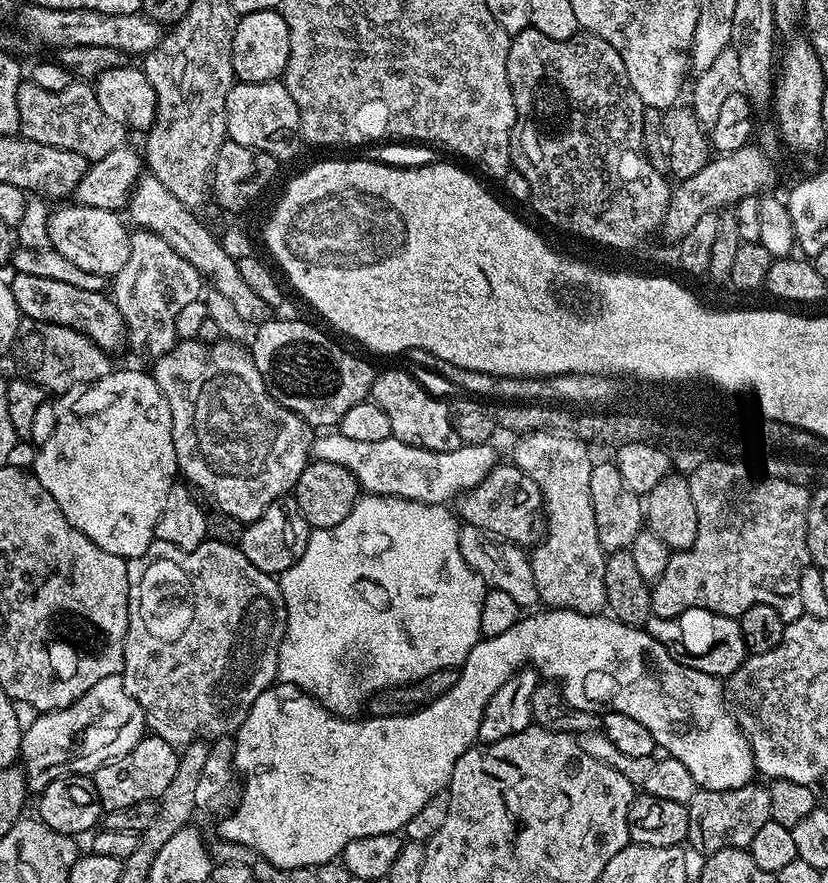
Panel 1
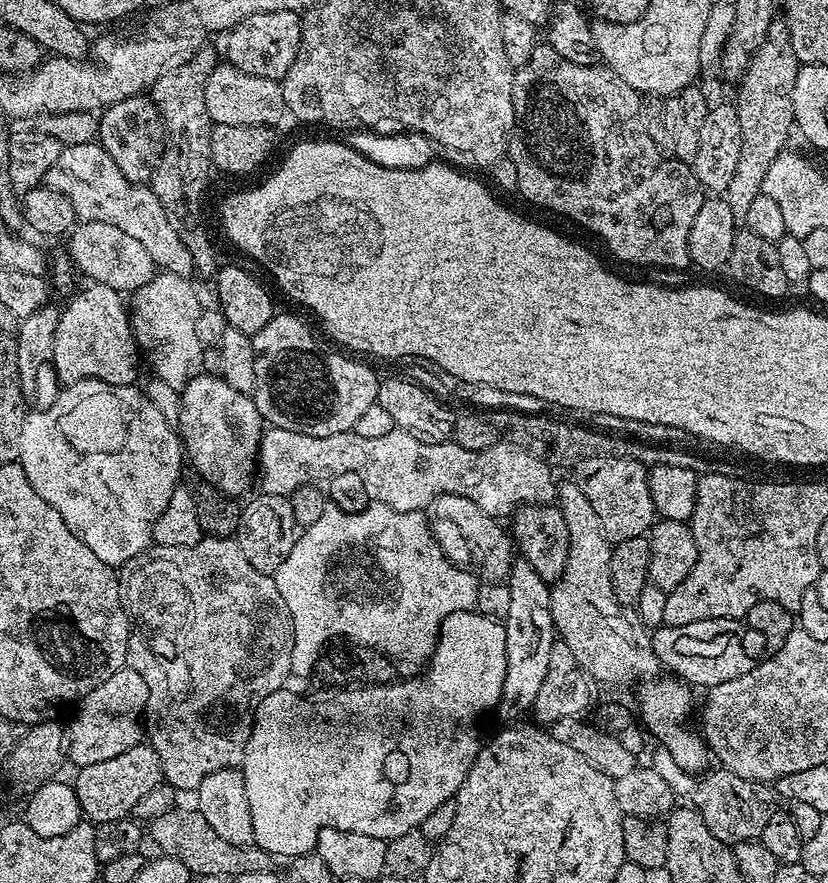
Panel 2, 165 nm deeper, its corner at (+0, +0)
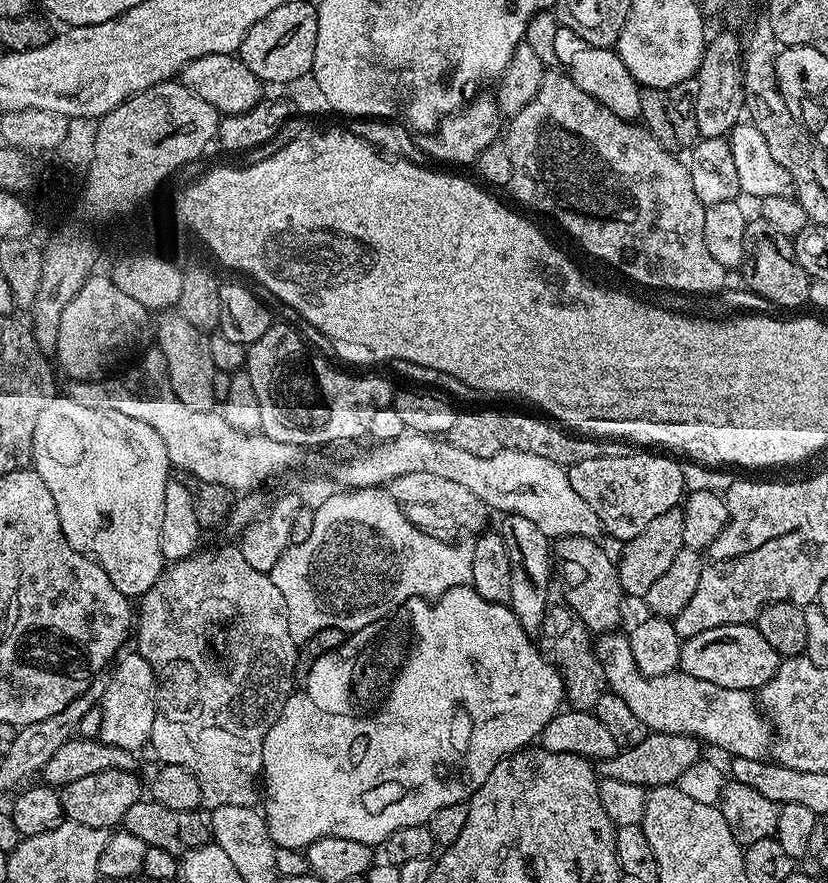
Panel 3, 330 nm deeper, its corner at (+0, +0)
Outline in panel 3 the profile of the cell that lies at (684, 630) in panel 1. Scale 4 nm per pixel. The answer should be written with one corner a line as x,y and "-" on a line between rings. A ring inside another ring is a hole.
755,623
731,624
705,630
683,641
680,645
679,671
702,678
702,682
714,682
714,686
759,690
763,684
770,682
770,678
774,678
781,659
774,646
762,638

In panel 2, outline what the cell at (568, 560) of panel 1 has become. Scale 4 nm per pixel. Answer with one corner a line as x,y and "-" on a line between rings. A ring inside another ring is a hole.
575,482
561,483
558,488
558,507
562,518
566,518
566,530
570,530
570,550
566,558
566,570
559,580
551,585
552,589
552,621
559,639
574,650
574,658
582,662
582,670
586,670
601,685
632,684
652,678
661,671
660,659
652,649
652,638
649,629
645,628
635,607
625,606
614,598
614,590
610,582
610,558
613,545
608,535
602,530
602,522
598,522
598,514
594,514
594,506
582,494

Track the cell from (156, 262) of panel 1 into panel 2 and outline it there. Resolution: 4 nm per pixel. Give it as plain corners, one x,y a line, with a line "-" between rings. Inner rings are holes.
160,270
130,296
130,319
137,349
143,359
144,356
148,359
151,375
177,390
183,389
201,371
202,346
198,342
196,323
202,301
192,282
187,276

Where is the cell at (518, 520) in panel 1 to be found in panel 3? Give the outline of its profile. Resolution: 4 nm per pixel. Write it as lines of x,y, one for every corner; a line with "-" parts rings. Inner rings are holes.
559,537
552,544
552,566
555,579
560,579
564,587
563,603
582,618
588,631
593,634
607,634
619,629
620,607
626,603
626,597
620,585
620,575
616,572
617,561
608,557
600,542
590,538

